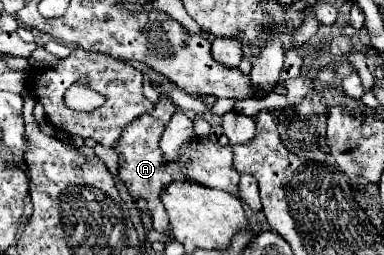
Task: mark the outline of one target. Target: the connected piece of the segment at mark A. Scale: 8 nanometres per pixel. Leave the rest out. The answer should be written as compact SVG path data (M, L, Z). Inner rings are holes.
M160 93L158 103L154 103L154 109L146 115L140 115L136 121L132 121L130 125L126 125L126 129L122 129L122 137L118 139L118 145L114 147L118 153L118 175L120 181L126 185L130 197L142 197L148 203L148 209L152 213L152 223L154 229L164 233L164 229L168 227L168 213L160 201L160 193L174 181L194 181L212 189L224 189L228 193L238 193L238 179L240 173L232 167L232 147L226 145L218 145L214 141L210 141L208 137L194 137L190 143L186 143L178 157L174 161L166 161L166 157L160 151L160 137L170 121L170 117L174 115L176 105L170 101L168 95Z

